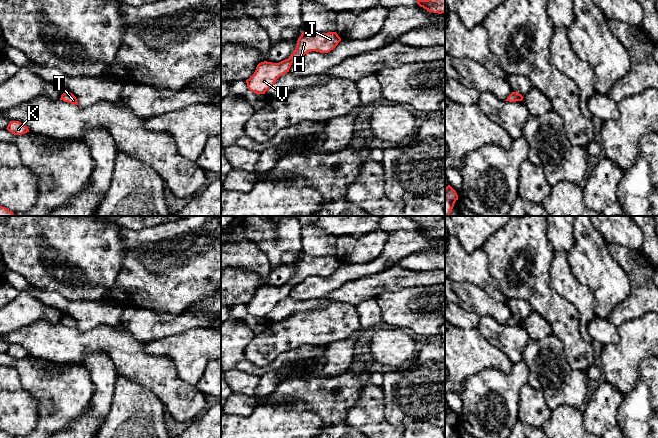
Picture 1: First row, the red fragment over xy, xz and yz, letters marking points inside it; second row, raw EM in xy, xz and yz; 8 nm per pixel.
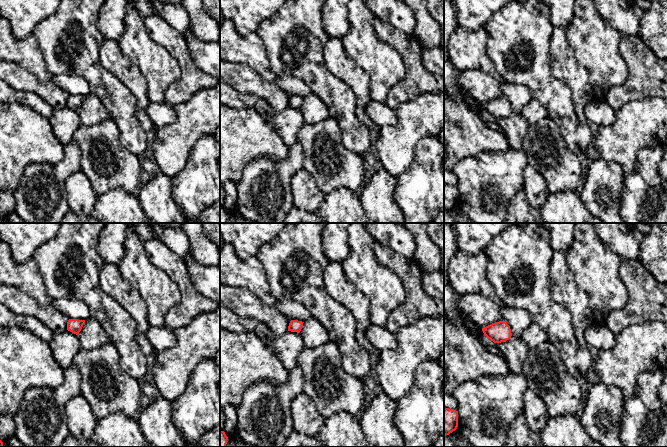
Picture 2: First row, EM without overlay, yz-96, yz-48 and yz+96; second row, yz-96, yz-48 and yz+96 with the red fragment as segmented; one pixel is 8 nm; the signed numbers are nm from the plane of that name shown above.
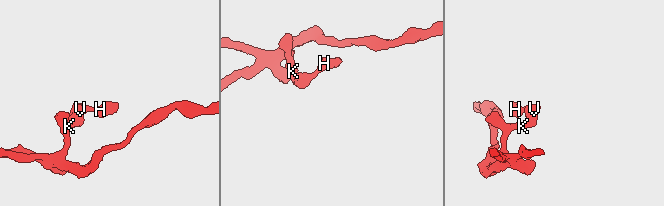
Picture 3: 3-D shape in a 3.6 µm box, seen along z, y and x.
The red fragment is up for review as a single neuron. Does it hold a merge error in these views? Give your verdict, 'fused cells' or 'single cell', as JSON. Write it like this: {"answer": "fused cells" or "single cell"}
{"answer": "single cell"}

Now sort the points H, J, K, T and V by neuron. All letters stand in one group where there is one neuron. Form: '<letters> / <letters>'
H J K T V

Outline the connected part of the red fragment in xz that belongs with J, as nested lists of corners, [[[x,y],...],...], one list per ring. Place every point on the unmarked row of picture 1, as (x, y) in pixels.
[[[304,254],[298,262],[295,274],[288,283],[279,287],[264,285],[257,289],[254,298],[246,304],[248,313],[257,318],[265,318],[280,300],[289,296],[293,286],[312,275],[328,277],[340,265],[341,262],[336,256],[312,257]]]

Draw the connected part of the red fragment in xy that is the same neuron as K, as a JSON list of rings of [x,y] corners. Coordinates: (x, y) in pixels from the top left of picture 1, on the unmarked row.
[[[10,345],[6,353],[14,359],[22,359],[29,356],[28,351],[19,345]]]

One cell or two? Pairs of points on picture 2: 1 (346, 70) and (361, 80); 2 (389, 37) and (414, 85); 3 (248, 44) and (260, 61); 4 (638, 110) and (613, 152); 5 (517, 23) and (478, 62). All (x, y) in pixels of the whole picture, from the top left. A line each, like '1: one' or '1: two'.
1: one
2: one
3: one
4: one
5: two

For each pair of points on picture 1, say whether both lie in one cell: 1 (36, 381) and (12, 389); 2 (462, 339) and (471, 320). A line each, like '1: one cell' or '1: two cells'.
1: two cells
2: two cells

